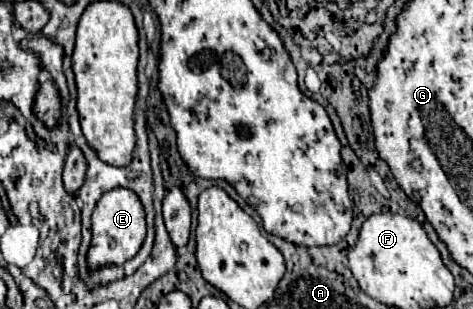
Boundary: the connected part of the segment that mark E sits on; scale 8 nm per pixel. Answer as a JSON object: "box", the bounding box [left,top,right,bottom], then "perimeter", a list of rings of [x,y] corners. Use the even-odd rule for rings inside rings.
{"box":[87,188,145,270],"perimeter":[[[113,188],[105,192],[93,210],[91,218],[91,246],[87,250],[87,266],[89,270],[97,270],[103,266],[115,266],[131,260],[143,240],[145,240],[145,210],[137,194],[129,188]]]}

